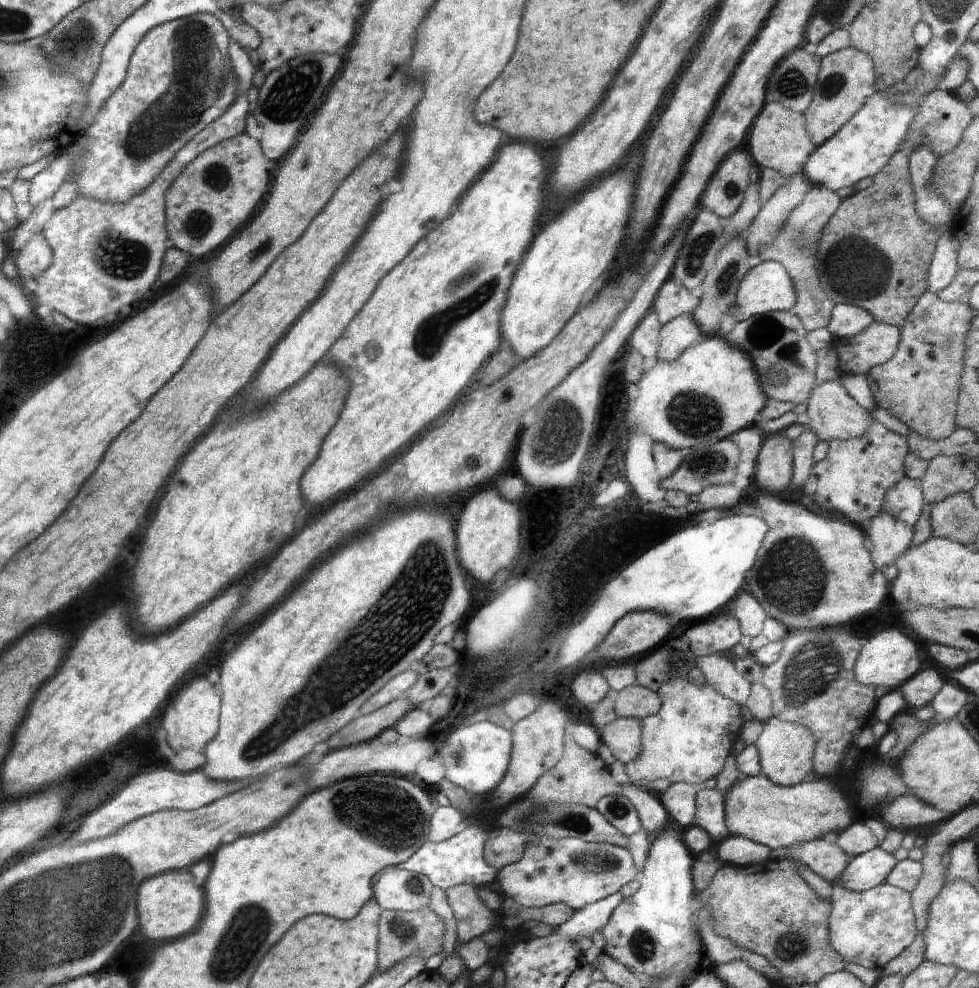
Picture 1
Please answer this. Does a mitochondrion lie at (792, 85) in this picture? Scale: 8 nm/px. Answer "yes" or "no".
yes

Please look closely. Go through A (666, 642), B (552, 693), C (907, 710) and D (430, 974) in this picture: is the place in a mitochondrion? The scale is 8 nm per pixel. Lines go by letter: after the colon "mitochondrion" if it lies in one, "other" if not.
A: other
B: other
C: other
D: other

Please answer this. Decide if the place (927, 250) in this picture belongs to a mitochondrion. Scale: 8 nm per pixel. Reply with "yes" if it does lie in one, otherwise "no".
no

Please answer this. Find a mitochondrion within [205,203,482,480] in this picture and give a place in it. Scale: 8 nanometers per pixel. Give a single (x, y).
(257, 254)

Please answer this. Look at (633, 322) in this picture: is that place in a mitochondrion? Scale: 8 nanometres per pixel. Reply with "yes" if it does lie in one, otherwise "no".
no

